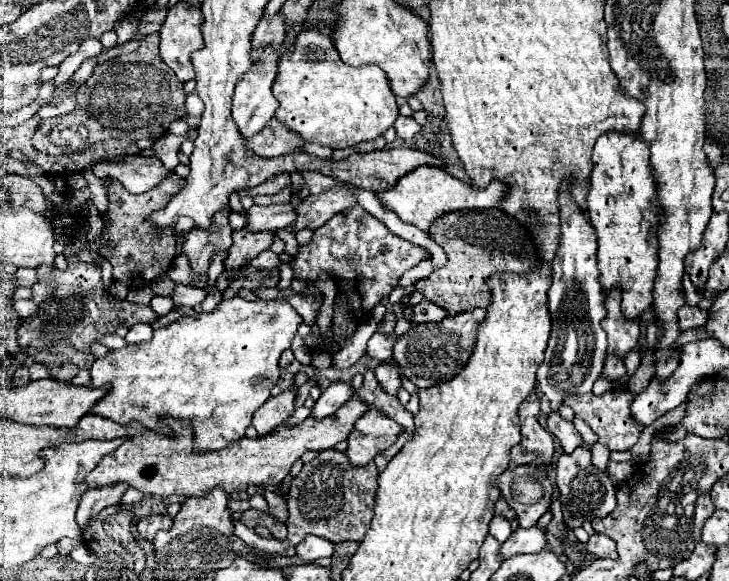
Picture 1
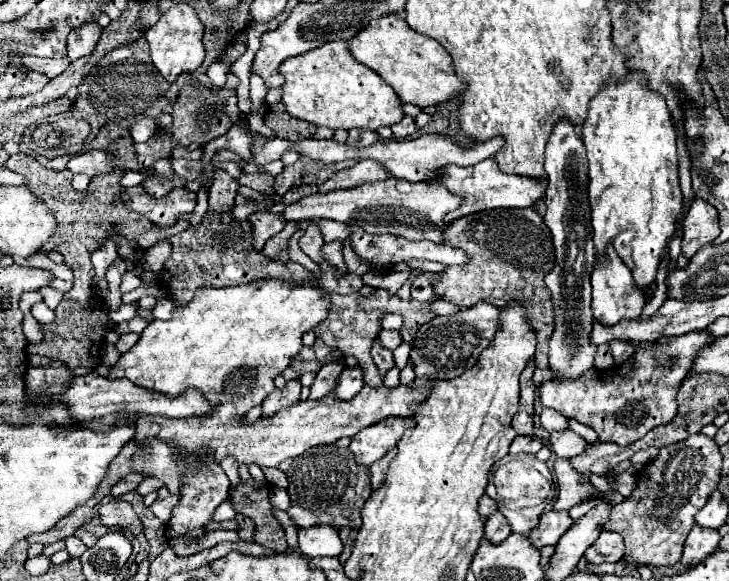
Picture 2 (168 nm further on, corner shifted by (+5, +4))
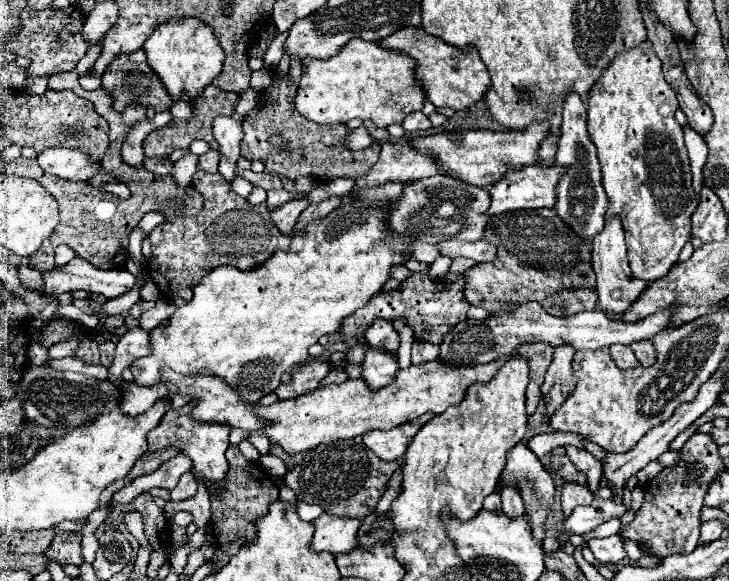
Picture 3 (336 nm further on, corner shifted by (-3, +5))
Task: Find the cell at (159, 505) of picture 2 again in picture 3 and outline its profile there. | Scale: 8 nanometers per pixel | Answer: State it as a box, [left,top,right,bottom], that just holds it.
[170,472,198,502]

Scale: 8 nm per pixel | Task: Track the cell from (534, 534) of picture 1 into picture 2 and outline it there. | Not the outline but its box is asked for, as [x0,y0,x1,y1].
[530,511,572,549]

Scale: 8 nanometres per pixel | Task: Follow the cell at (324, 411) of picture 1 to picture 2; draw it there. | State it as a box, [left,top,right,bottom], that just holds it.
[334,367,364,401]

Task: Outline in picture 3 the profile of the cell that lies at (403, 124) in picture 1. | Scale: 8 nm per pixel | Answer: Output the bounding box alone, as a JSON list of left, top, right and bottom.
[402,112,432,134]

